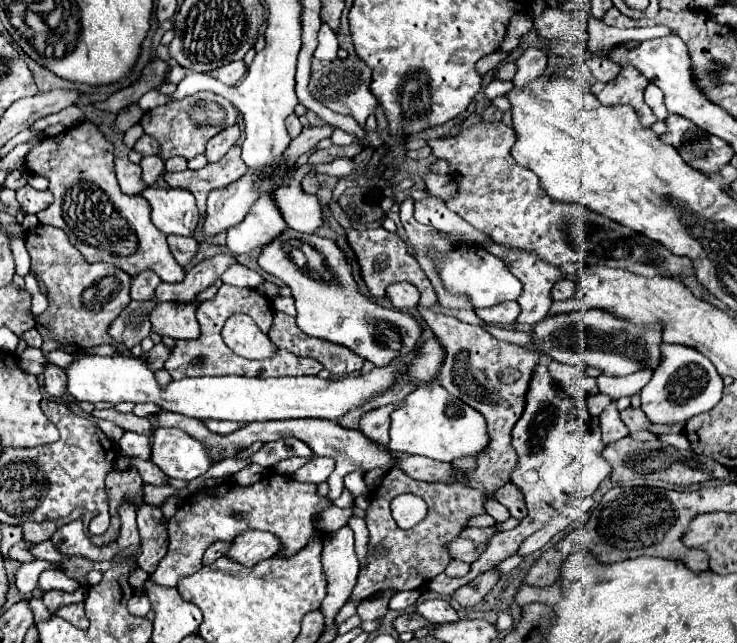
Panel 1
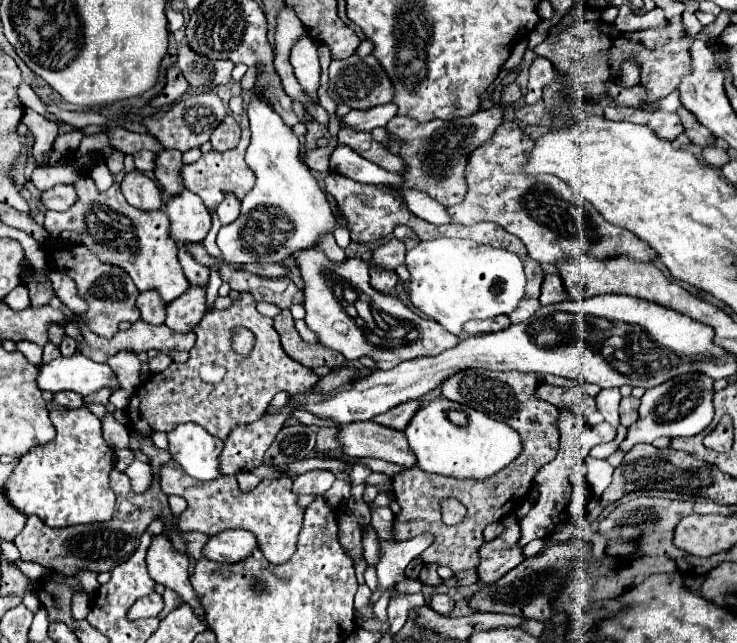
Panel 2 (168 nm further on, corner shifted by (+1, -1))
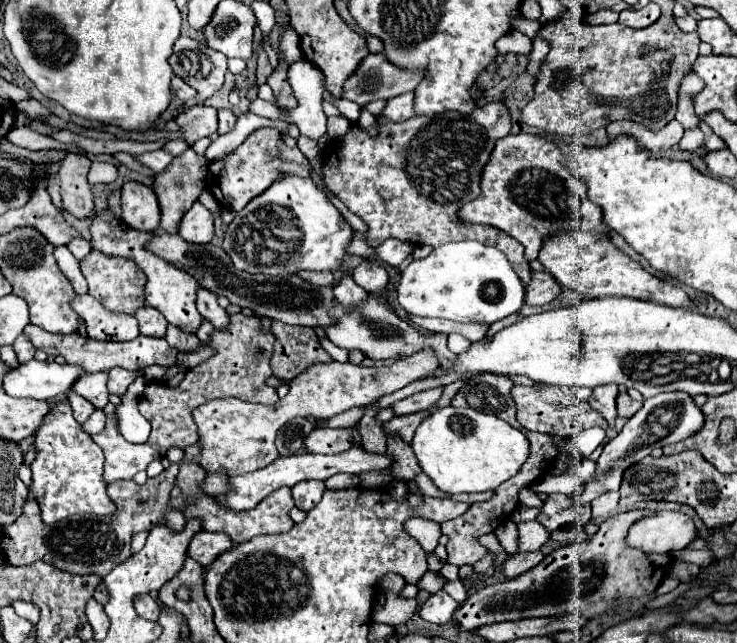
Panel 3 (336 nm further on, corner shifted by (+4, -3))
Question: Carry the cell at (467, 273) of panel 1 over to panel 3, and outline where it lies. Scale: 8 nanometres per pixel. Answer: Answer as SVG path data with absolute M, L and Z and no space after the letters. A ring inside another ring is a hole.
M451 241L435 247L427 257L411 261L403 269L397 301L409 315L491 325L521 309L525 303L525 287L499 249L477 241Z

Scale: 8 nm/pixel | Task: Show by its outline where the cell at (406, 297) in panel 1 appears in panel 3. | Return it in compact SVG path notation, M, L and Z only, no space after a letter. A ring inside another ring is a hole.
M363 261L361 265L355 267L353 271L353 279L359 287L363 287L367 293L379 293L381 289L387 287L389 283L389 275L381 265L375 263L367 263Z

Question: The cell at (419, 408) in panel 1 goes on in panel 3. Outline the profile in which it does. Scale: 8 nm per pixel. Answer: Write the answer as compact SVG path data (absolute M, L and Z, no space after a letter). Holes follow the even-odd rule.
M451 405L437 407L421 421L411 447L421 471L445 493L491 491L511 479L529 457L527 437L507 421Z

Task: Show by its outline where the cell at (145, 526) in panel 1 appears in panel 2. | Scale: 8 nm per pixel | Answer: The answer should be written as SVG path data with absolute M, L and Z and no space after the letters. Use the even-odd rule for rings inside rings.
M154 535L154 541L146 555L146 563L148 563L150 577L156 583L176 591L194 609L198 619L202 619L202 623L206 623L204 607L200 605L200 599L196 597L196 591L192 589L190 579L188 579L188 567L190 567L188 555L176 551L172 547L172 543L168 543L164 539L164 535Z

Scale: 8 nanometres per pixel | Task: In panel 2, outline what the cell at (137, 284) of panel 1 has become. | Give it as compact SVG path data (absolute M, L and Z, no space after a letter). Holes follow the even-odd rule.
M144 291L144 293L140 293L136 305L138 305L144 321L148 321L152 325L162 325L164 323L166 307L160 301L160 295L156 291Z

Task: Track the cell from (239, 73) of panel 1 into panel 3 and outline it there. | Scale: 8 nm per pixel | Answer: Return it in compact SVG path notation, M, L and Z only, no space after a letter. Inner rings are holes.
M179 37L173 45L169 65L177 77L197 91L197 95L191 99L191 105L195 105L221 89L227 71L227 57L207 49L205 43L197 39Z

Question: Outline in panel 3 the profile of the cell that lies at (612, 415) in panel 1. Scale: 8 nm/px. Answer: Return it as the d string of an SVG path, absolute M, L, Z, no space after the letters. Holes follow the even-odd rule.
M617 385L595 387L593 393L591 393L591 397L589 397L589 405L605 417L605 421L609 423L609 427L615 427L615 419L617 419L615 399L617 399Z

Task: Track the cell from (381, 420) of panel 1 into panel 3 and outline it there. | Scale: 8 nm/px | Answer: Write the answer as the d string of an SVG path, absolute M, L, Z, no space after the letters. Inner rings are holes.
M437 387L437 389L427 389L427 391L415 393L415 395L411 395L411 397L405 397L405 399L401 399L401 401L393 403L391 409L393 409L395 417L421 413L421 411L427 411L429 407L433 407L439 397L441 397L441 387Z

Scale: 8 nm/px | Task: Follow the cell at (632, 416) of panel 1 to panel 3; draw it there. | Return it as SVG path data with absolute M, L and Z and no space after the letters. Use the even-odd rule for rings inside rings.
M625 391L619 393L619 397L617 397L617 415L619 415L619 417L629 419L629 417L633 417L639 409L641 409L641 403L633 401Z

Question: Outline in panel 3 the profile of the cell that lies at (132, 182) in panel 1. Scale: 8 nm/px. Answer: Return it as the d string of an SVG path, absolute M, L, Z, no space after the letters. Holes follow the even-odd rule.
M127 181L121 187L123 221L137 231L155 231L159 227L159 205L155 191L143 183Z

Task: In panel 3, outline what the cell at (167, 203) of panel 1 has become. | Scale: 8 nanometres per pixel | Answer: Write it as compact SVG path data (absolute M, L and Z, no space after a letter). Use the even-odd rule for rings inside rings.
M199 201L183 215L177 231L189 243L209 243L213 239L213 217Z

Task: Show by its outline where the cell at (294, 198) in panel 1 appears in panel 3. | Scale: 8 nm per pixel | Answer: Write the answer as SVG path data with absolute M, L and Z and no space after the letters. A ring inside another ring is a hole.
M341 273L341 279L337 281L337 287L333 287L333 293L335 293L335 299L341 301L347 309L357 307L367 297L367 291L357 287L357 283L347 273Z

